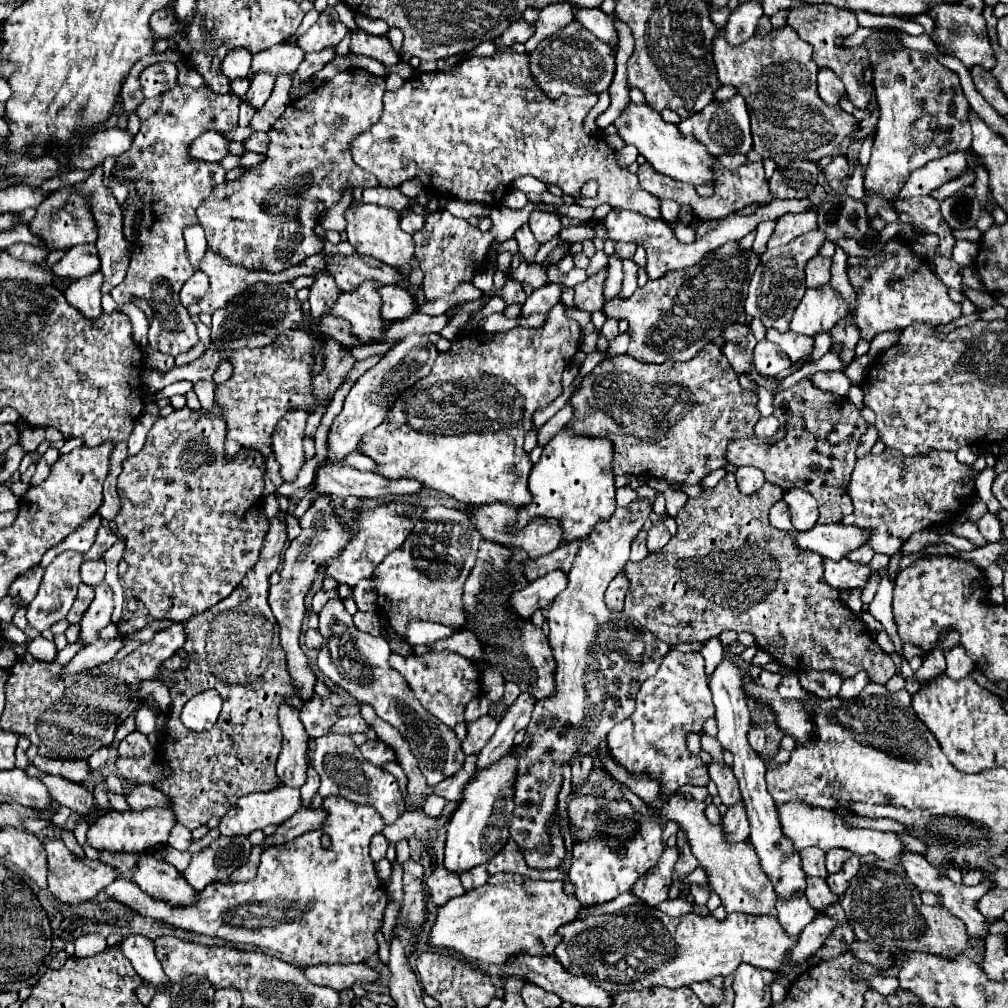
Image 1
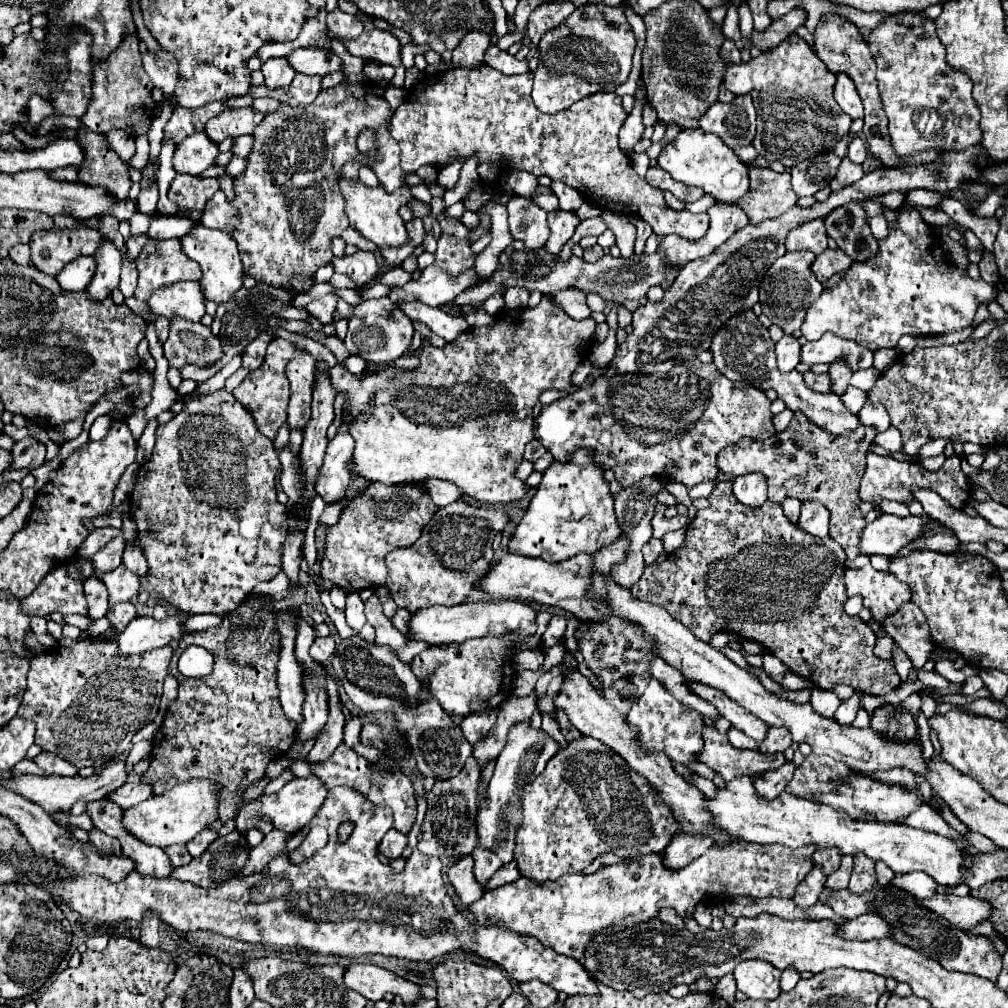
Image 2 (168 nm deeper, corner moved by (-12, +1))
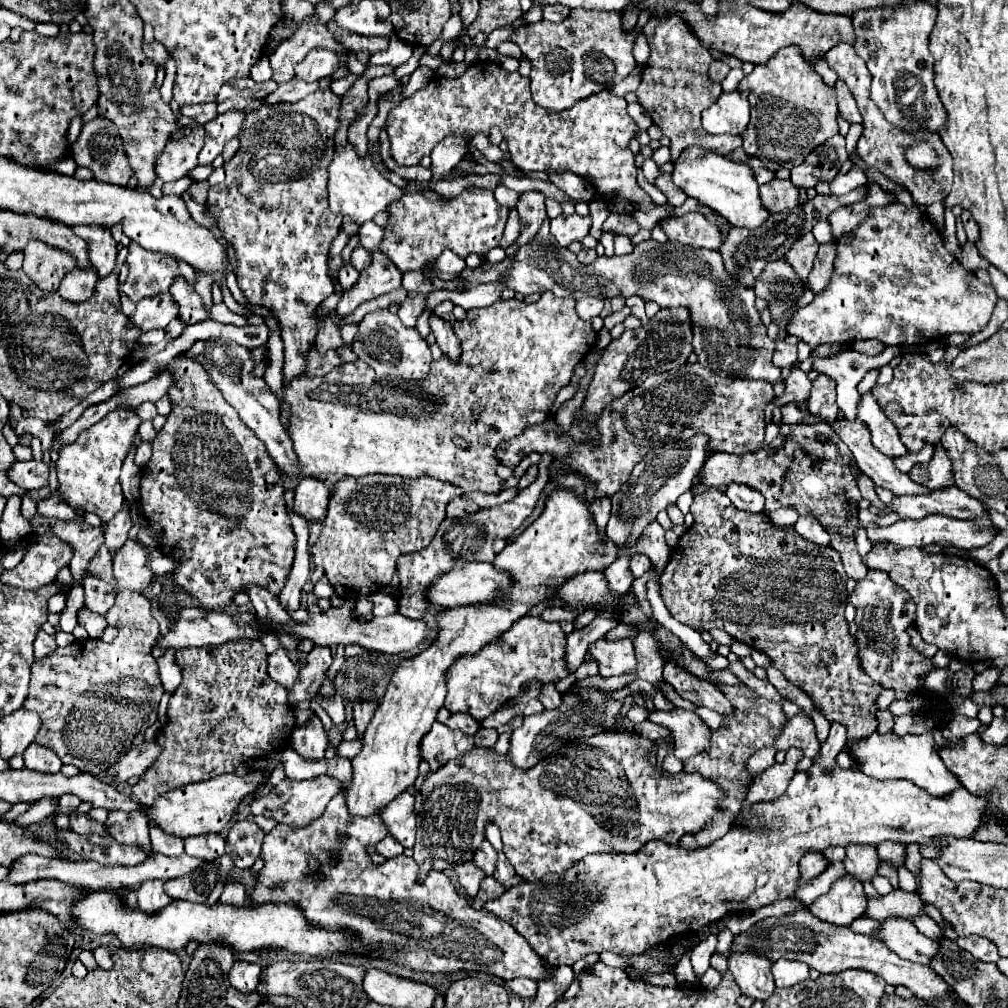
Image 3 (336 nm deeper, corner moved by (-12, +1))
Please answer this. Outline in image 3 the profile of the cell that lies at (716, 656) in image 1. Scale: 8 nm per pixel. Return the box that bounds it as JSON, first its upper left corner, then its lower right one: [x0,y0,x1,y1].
[663,665,735,717]

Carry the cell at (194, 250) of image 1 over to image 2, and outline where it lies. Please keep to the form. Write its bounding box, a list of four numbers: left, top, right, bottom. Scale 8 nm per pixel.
[149,215,195,239]

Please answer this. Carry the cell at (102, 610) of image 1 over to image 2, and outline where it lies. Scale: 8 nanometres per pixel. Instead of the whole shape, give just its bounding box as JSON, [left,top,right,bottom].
[101,565,141,605]

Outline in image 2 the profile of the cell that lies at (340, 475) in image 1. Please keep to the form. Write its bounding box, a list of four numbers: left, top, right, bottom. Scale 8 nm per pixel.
[423,479,463,507]

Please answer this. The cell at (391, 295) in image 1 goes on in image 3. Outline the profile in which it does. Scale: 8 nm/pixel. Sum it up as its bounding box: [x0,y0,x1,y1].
[429,313,459,359]

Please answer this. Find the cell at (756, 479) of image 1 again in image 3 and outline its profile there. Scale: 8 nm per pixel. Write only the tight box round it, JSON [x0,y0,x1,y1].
[727,483,765,513]

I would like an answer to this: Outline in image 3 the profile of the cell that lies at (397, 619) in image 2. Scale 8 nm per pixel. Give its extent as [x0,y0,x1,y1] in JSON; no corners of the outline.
[369,591,397,617]

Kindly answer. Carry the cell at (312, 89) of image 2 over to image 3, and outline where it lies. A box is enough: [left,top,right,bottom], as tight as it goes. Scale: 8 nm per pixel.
[217,79,267,113]

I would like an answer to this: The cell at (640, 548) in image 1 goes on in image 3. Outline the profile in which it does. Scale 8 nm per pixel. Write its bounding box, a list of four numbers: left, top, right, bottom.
[631,553,651,577]

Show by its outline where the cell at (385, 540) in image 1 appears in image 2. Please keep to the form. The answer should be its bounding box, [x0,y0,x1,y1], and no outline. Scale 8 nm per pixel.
[321,485,437,591]

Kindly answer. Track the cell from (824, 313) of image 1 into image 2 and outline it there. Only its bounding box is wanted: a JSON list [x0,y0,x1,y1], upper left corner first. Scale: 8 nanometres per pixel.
[801,207,997,351]

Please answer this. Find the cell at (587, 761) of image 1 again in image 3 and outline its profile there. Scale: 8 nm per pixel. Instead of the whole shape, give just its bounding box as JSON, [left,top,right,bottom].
[541,685,561,709]

